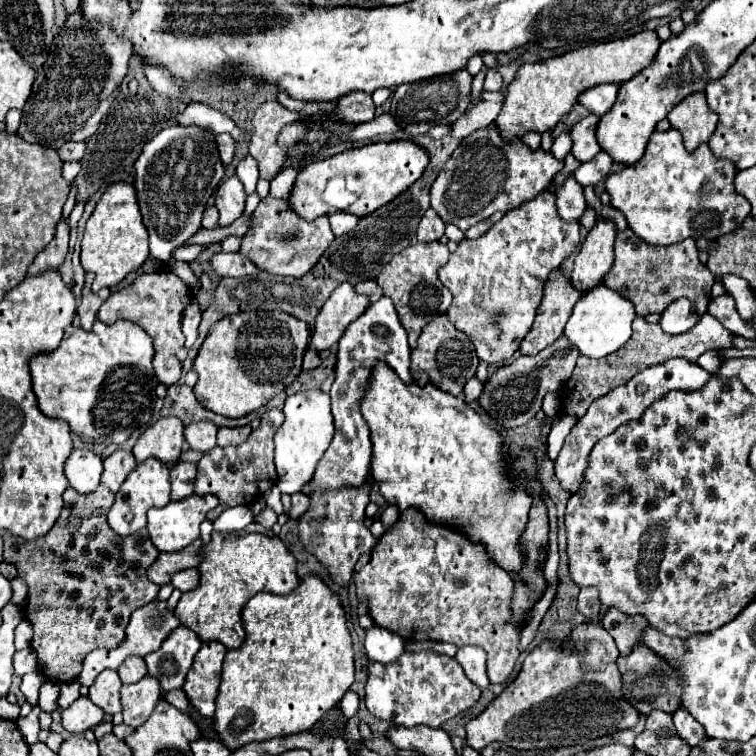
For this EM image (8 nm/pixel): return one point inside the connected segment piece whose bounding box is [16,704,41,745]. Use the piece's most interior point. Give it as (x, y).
(29, 726)

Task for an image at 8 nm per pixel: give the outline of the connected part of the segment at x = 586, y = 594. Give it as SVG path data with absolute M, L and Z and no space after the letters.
M584 588L578 594L578 610L588 618L588 620L598 620L602 614L602 604L596 594L596 588Z

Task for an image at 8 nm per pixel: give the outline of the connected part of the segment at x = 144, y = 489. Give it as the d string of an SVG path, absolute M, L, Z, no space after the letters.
M146 458L142 464L138 464L122 484L122 488L116 494L116 502L108 512L108 524L112 530L120 536L130 536L142 528L146 528L146 512L154 506L166 506L170 502L170 476L168 466L162 464L156 458Z

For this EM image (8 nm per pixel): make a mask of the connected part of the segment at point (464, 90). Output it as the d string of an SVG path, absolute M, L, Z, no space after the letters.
M464 68L464 70L456 70L452 74L442 74L436 78L398 86L392 96L390 114L402 126L402 130L406 130L414 136L426 134L432 126L438 126L438 124L452 126L466 112L466 106L472 100L472 78L474 76Z

